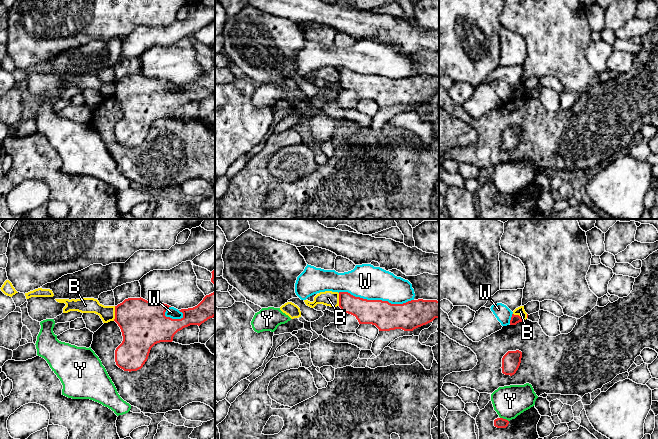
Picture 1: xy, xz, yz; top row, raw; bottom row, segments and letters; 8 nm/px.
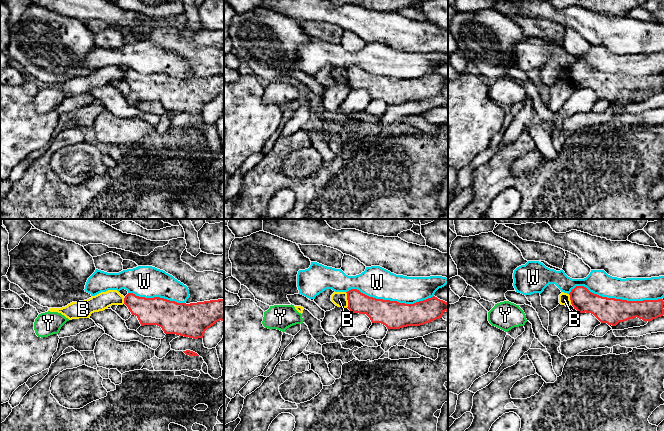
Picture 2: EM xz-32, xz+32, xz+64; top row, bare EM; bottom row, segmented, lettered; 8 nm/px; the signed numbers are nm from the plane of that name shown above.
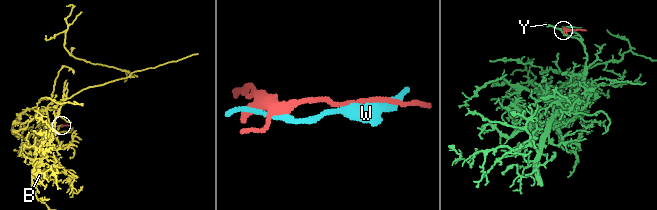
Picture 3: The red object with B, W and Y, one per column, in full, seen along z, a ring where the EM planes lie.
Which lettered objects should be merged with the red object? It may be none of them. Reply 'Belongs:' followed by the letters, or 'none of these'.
Belongs: none of these

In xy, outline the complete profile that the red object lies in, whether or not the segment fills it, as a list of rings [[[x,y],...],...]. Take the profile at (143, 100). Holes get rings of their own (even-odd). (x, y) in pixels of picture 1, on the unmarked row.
[[[215,67],[206,71],[195,83],[181,85],[181,95],[172,95],[165,92],[166,86],[171,83],[164,79],[152,79],[143,74],[128,74],[115,82],[115,95],[121,105],[123,117],[115,126],[116,141],[124,147],[137,147],[143,143],[148,135],[151,124],[160,118],[172,118],[174,111],[190,101],[200,102],[215,92]]]

